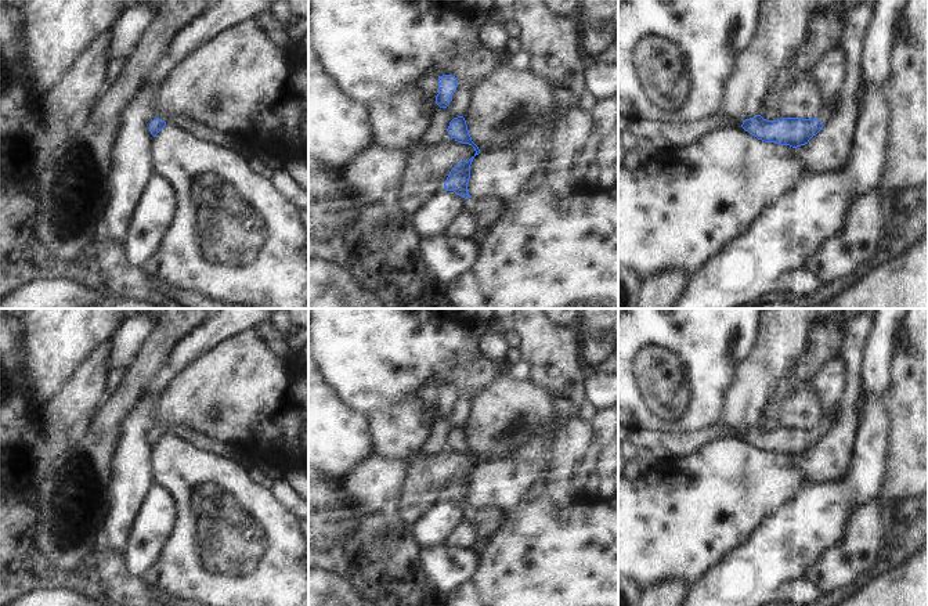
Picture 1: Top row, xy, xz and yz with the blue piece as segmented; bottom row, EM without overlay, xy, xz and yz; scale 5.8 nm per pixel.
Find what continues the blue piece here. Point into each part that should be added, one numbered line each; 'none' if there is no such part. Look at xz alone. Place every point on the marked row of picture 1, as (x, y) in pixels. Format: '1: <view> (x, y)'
1: xz (487, 210)

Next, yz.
1: yz (824, 115)

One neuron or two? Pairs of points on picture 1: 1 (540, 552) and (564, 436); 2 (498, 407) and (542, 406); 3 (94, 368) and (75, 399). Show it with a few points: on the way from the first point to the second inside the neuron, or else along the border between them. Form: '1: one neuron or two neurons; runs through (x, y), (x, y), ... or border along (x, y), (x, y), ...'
1: one neuron; runs through (551, 523), (556, 498), (556, 465)
2: one neuron; runs through (509, 407), (531, 407)
3: one neuron; runs through (93, 375), (82, 392)

